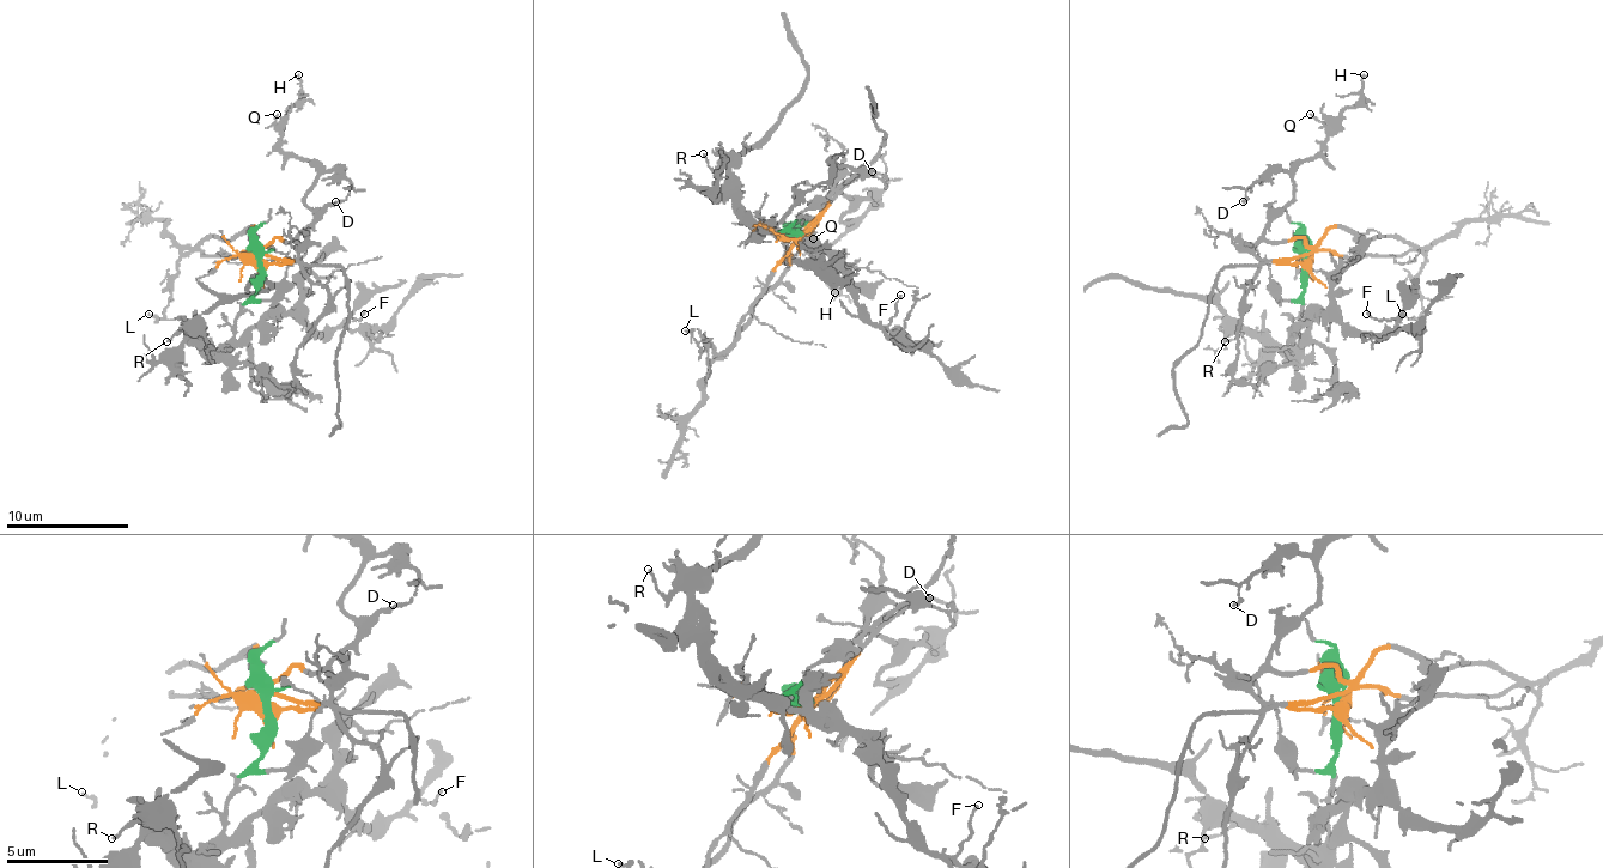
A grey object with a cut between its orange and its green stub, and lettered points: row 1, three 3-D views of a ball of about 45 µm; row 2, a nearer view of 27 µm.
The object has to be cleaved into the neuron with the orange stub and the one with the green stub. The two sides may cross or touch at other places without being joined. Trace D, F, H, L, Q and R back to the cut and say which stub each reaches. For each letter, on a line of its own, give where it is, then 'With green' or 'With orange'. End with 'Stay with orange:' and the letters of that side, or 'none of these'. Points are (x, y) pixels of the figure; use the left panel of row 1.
D: Place: (335, 201). With orange
F: Place: (364, 314). With green
H: Place: (298, 74). With orange
L: Place: (149, 314). With orange
Q: Place: (277, 114). With orange
R: Place: (167, 341). With green
Stay with orange: D, H, L, Q

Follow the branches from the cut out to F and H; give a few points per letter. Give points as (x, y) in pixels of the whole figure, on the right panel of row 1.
F: (1304, 260), (1301, 340), (1319, 315), (1366, 334), (1388, 334), (1394, 328), (1396, 319), (1372, 319), (1366, 313)
H: (1304, 260), (1311, 248), (1301, 238), (1264, 236), (1292, 199), (1295, 168), (1362, 95), (1362, 73)

